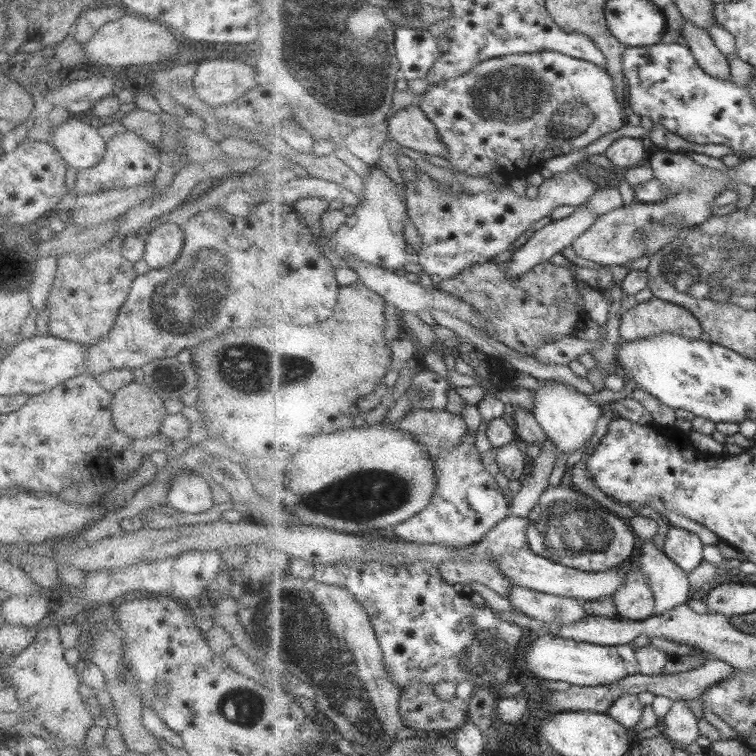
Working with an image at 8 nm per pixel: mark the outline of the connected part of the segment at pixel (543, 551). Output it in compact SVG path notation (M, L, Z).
M564 484L544 492L541 502L529 517L529 547L535 554L586 572L606 572L623 568L636 552L638 536L628 520L606 510L598 500L578 488Z

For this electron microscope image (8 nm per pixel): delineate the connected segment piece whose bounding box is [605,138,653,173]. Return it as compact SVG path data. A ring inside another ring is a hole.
M621 138L616 140L605 155L614 162L614 166L622 169L622 173L632 167L640 166L640 162L653 150L646 149L640 138Z

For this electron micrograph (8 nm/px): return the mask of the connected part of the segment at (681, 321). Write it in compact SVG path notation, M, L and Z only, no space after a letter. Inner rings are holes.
M656 296L626 311L620 326L621 336L627 342L666 333L699 339L704 331L704 324L694 312Z

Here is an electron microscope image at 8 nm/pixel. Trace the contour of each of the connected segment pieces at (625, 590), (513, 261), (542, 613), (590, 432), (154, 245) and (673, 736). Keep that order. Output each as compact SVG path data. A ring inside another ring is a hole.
M640 568L639 572L630 572L628 582L616 594L616 604L620 617L632 621L649 620L652 616L658 614L655 590L652 588L652 582L648 580L648 576L644 574L642 568Z
M576 208L576 212L572 216L559 221L554 220L543 229L530 235L522 242L521 248L511 256L509 260L510 268L508 268L509 274L521 277L527 274L527 272L532 271L536 266L552 260L556 254L561 254L568 246L573 246L575 240L579 239L584 232L590 230L598 222L600 216L600 214L593 212L592 208Z
M514 584L508 598L516 611L542 620L547 624L572 625L587 619L584 602L572 597L536 592L531 588Z
M544 380L540 389L534 390L536 397L536 410L534 414L544 430L546 430L549 440L552 440L560 453L574 454L582 450L588 440L596 434L604 406L595 404L588 394L576 389L570 384L560 382L560 380Z
M160 221L160 225L156 225L147 236L143 259L151 269L166 268L180 256L183 242L184 231L181 224Z
M676 700L672 708L665 714L662 732L666 734L679 748L692 746L698 742L701 735L701 719L694 714L686 700Z

